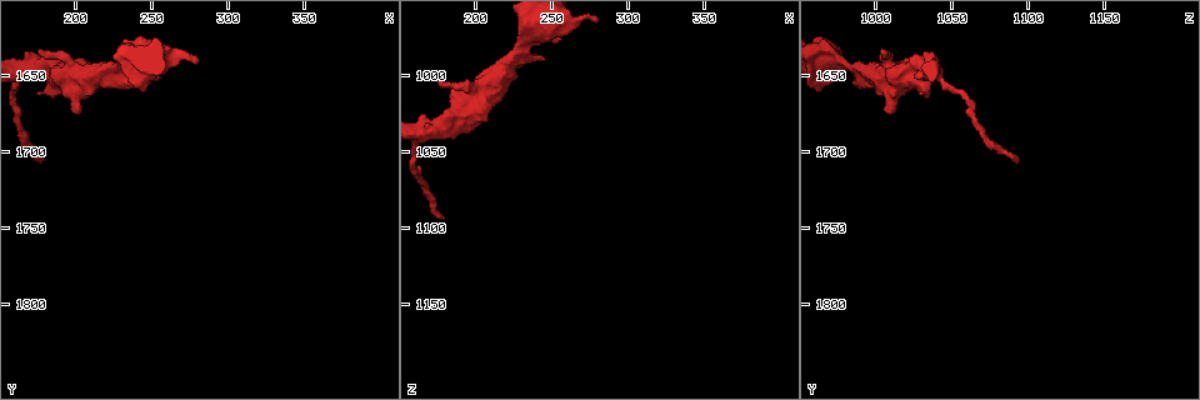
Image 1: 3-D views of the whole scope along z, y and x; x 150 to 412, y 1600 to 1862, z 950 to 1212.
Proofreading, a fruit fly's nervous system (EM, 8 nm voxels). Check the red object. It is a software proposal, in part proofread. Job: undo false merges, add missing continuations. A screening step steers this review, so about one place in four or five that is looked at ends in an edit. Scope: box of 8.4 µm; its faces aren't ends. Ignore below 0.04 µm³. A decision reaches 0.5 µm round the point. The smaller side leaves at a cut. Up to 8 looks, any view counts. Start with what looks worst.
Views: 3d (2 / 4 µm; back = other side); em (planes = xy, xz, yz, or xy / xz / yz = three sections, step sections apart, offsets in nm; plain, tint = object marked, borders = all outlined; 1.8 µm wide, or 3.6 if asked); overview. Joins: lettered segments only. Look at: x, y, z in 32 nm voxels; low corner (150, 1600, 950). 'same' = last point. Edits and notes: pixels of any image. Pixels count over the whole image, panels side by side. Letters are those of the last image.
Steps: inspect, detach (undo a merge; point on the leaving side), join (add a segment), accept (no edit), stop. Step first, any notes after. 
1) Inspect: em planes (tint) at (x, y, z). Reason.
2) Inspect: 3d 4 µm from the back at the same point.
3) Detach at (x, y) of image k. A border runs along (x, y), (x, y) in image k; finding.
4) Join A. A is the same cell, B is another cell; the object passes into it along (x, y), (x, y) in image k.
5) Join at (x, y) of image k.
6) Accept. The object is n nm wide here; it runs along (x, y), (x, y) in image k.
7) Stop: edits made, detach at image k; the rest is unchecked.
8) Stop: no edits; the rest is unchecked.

Inspect: 3d 4 µm at (244, 1654, 988). Free end.

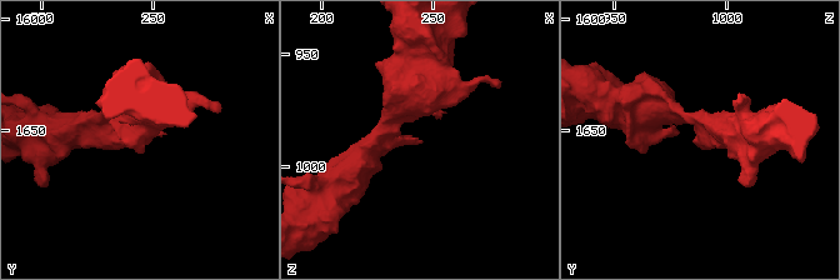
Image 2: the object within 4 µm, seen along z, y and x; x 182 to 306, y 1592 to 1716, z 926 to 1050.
Inspect: em xz step 8 (borders) at (244, 1653, 988). Now the EM.

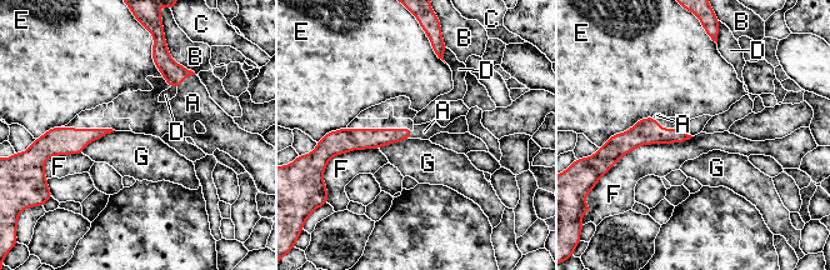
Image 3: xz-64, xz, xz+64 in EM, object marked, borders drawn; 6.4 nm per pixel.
Inspect: em planes (borders) at the same point. Cut it another way.

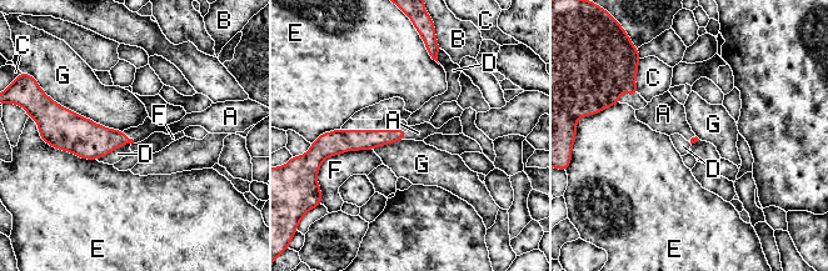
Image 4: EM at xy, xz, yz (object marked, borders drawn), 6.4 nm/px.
Join A. A is the same cell, B, C, D, E, F and G are other cells; the neuron continues.

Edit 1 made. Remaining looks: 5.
Inspect: overview.

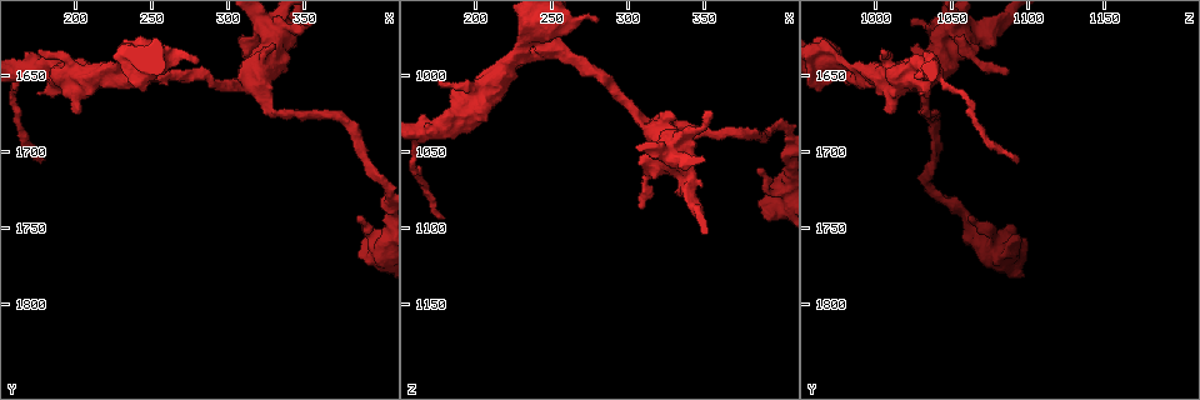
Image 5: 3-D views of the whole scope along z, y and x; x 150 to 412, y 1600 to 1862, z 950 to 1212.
Inspect: em planes (tint) at (176, 1632, 1006).

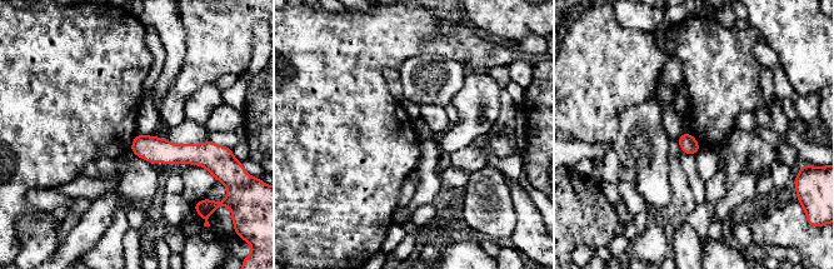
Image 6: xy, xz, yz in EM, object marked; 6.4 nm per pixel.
Inspect: em planes (borders) at the same point. What lies round it.

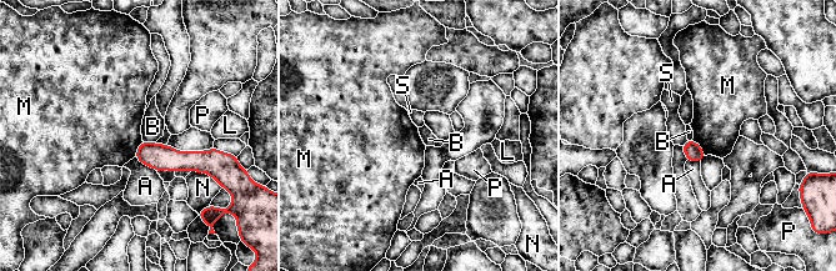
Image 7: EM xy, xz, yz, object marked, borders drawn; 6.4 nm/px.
Accept. A, B, L, M, N, P and S are other cells; a border runs along (691, 140), (699, 145), (705, 155) in image 7; no lettered segment goes on from it.

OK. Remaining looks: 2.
Stop: edits made, join at image 4; the rest is unchecked.

